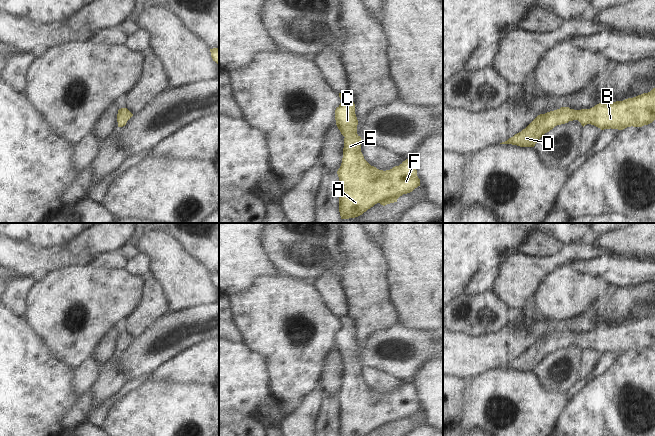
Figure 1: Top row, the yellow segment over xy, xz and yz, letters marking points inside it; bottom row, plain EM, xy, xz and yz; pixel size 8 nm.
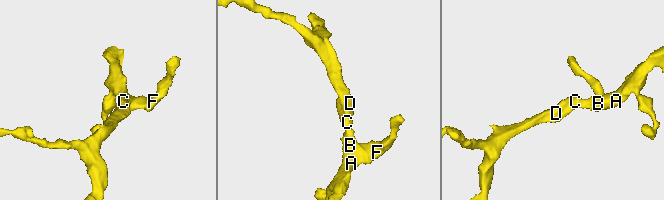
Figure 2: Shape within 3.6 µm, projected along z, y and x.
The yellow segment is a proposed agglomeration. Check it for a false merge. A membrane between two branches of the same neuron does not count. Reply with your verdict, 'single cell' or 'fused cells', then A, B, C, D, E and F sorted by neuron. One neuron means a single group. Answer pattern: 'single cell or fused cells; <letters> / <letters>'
single cell; A B C D E F

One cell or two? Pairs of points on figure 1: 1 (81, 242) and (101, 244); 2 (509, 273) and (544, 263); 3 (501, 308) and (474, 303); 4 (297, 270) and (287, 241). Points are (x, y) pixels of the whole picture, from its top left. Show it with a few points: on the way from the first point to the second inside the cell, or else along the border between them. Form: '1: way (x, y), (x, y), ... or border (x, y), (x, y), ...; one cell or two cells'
1: way (86, 242), (96, 242); one cell
2: way (518, 273), (525, 273), (535, 268); one cell
3: way (494, 308), (481, 305); one cell
4: way (294, 262), (295, 247); one cell

